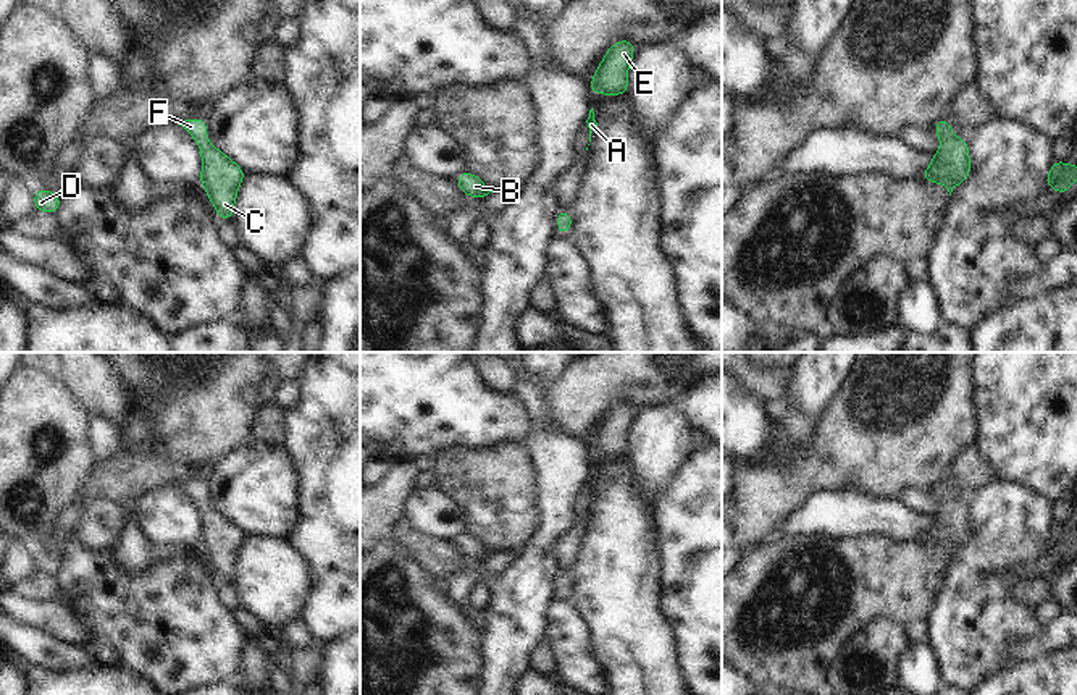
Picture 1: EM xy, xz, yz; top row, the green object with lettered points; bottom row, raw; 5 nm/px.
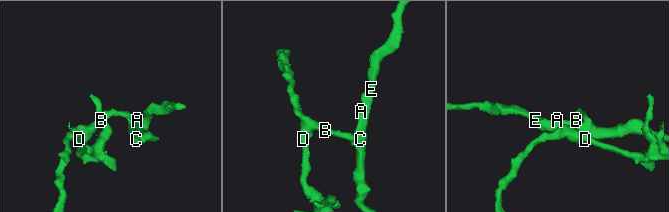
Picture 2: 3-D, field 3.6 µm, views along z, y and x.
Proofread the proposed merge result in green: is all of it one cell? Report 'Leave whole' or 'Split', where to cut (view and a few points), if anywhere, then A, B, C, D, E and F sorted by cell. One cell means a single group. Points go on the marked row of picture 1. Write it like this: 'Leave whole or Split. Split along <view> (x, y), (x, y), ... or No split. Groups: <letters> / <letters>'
Leave whole. No split. Groups: A B C D E F

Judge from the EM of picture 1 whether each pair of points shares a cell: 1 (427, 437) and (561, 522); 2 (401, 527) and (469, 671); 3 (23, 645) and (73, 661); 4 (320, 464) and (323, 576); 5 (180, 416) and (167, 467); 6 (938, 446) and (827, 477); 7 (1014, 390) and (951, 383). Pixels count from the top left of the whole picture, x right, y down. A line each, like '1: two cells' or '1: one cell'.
1: two cells
2: one cell
3: one cell
4: one cell
5: two cells
6: one cell
7: two cells

